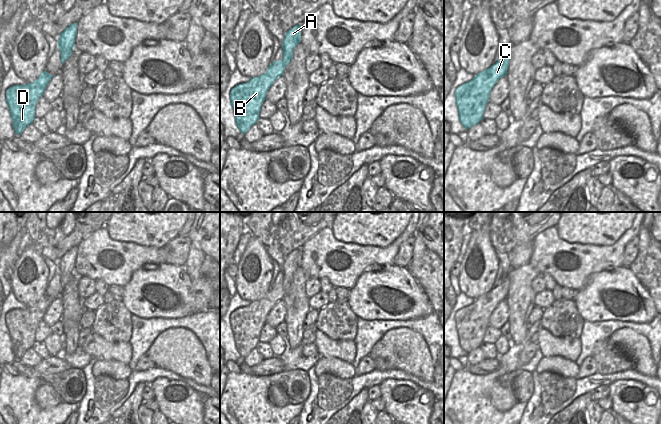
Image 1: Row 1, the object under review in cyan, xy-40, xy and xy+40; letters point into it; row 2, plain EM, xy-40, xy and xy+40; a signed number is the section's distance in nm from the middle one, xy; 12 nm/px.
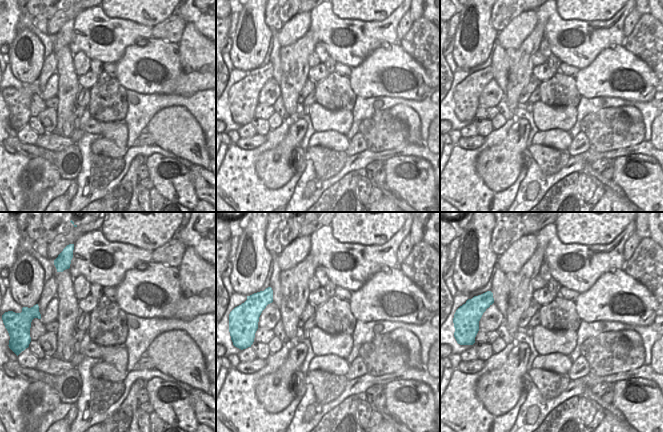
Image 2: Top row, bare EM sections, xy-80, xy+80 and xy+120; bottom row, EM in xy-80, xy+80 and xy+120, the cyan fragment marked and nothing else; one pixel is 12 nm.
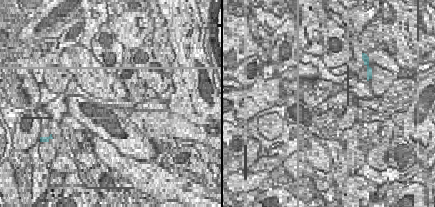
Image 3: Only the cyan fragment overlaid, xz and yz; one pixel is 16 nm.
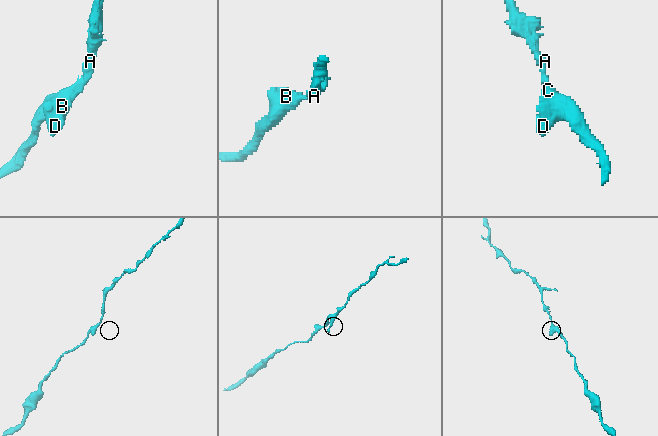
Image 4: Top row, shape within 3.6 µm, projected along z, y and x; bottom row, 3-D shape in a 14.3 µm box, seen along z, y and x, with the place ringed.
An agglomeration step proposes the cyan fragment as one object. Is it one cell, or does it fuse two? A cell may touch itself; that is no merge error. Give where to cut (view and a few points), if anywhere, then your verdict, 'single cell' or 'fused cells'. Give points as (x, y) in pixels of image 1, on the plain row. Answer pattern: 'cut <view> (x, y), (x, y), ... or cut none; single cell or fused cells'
cut none; single cell

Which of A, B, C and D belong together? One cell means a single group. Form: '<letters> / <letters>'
A B C D

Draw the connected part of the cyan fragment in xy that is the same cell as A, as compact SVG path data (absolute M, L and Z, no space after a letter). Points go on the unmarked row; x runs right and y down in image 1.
M295 249L285 257L282 267L283 283L273 285L267 295L251 302L248 306L238 308L230 315L231 330L234 335L235 347L241 357L246 357L257 347L262 327L275 304L283 300L285 291L293 282L294 272L301 266L301 250Z

